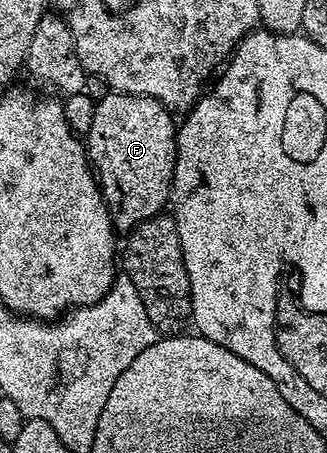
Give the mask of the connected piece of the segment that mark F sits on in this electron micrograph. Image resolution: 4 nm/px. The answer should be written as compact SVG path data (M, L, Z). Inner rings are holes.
M112 91L98 100L94 121L86 136L88 162L96 172L96 182L112 215L112 225L117 232L127 233L142 221L161 214L172 198L172 178L176 164L176 132L178 123L173 112L156 99L141 95L127 95L125 91Z

